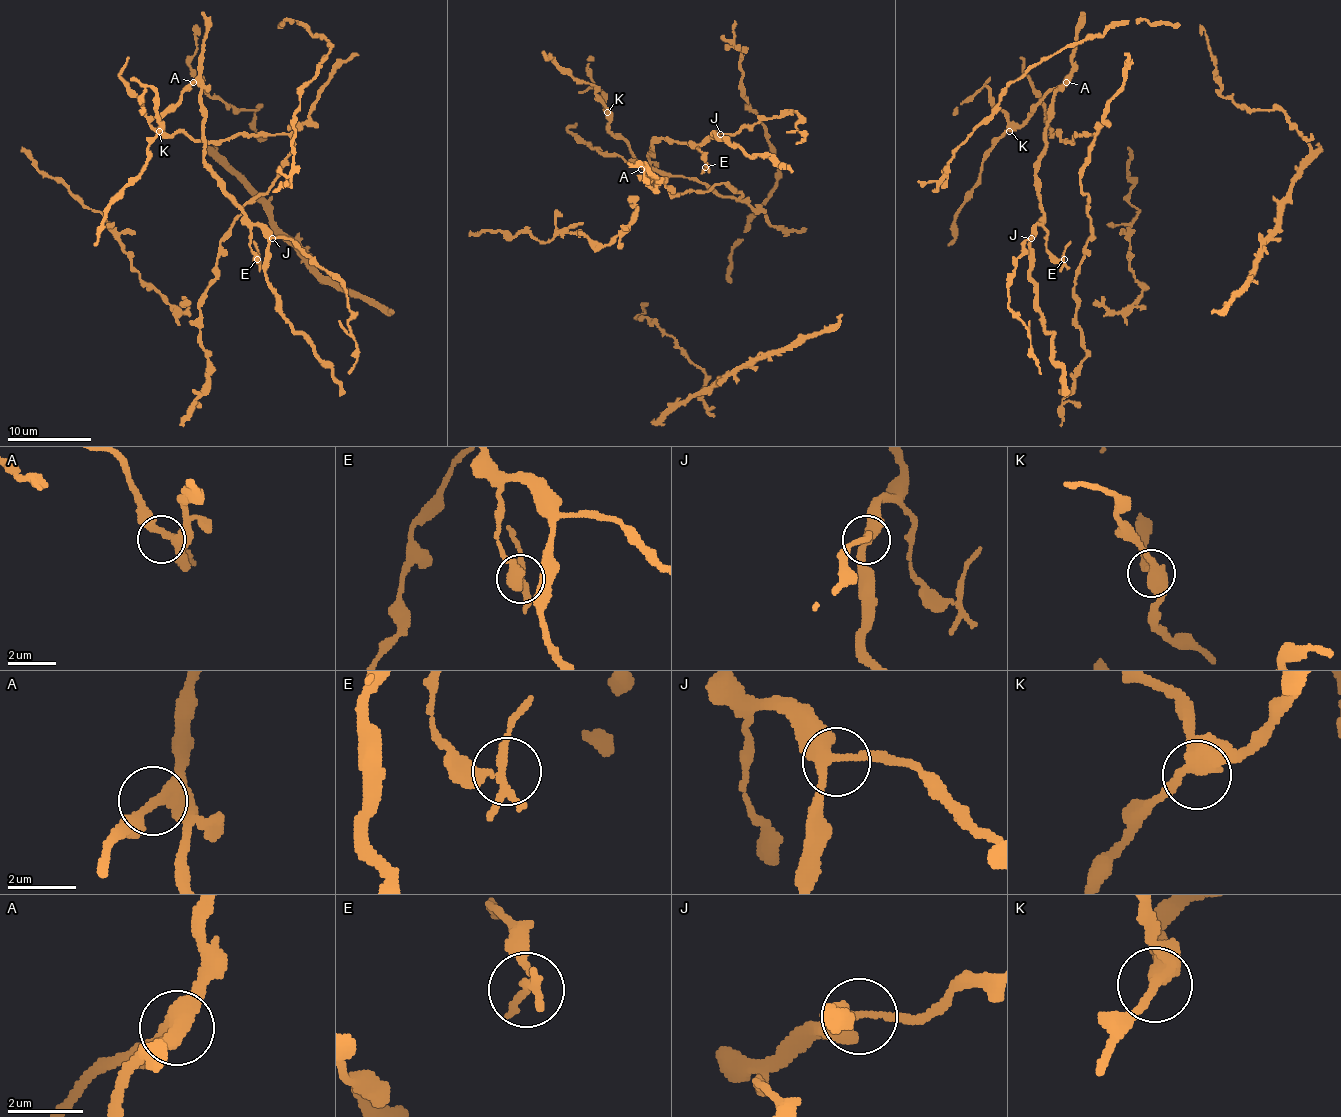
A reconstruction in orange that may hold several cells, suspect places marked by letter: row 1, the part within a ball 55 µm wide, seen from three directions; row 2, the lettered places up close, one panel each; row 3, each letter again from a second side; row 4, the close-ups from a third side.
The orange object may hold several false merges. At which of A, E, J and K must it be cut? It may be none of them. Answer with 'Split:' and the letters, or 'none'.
Split: none

